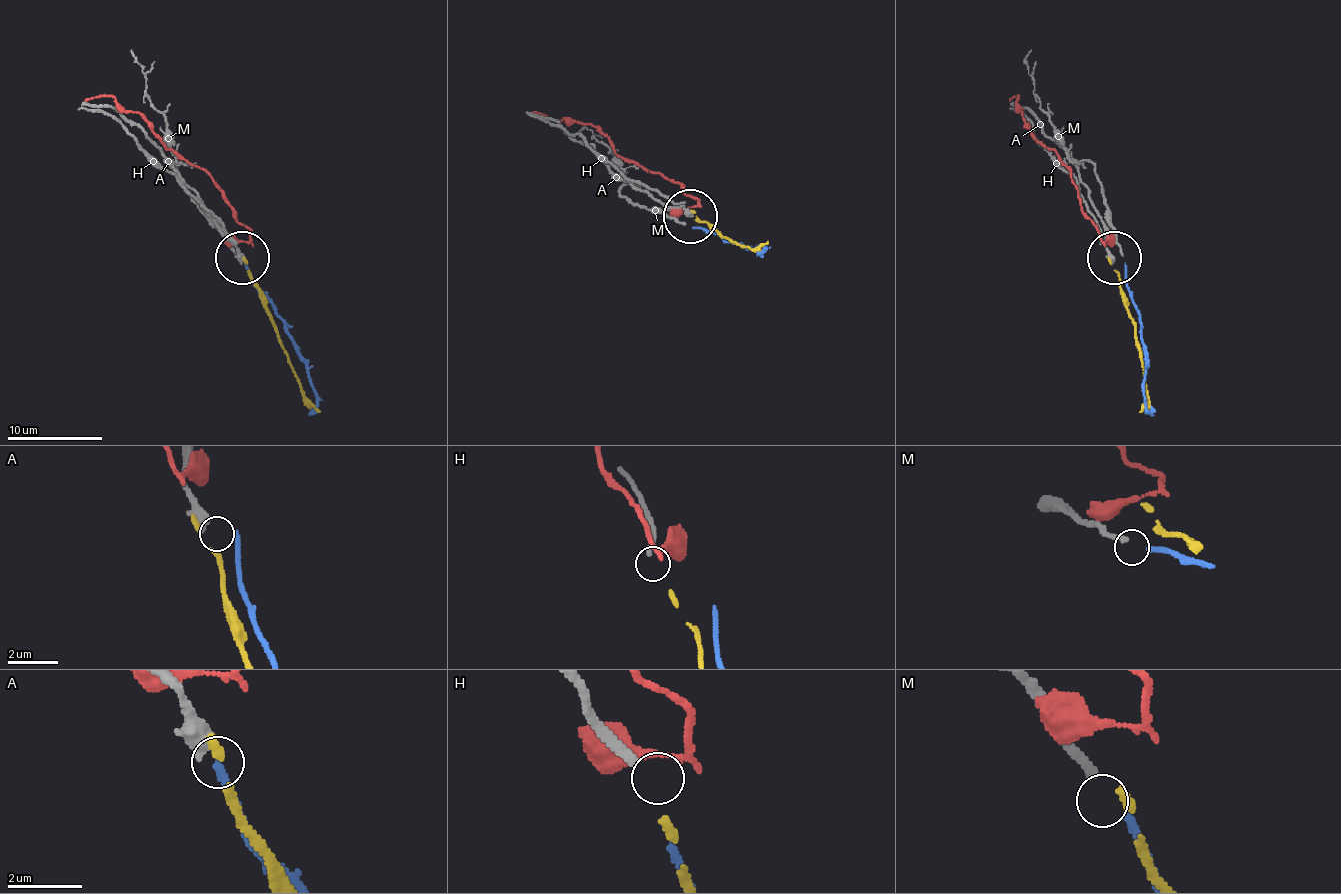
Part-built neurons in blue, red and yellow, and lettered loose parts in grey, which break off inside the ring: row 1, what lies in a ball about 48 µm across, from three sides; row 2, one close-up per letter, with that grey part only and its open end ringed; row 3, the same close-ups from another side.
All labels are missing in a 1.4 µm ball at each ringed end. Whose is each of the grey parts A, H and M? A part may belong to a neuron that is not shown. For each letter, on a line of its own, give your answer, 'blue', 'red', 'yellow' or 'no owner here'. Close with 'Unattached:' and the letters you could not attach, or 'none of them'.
A: no owner here
H: no owner here
M: blue
Unattached: A, H

